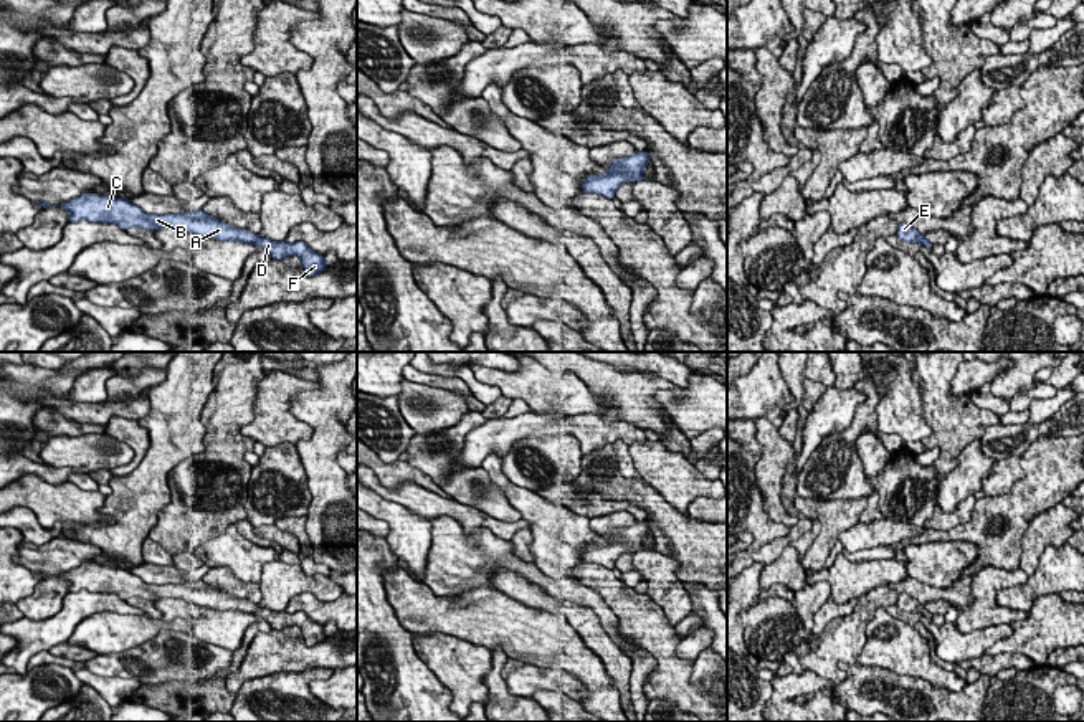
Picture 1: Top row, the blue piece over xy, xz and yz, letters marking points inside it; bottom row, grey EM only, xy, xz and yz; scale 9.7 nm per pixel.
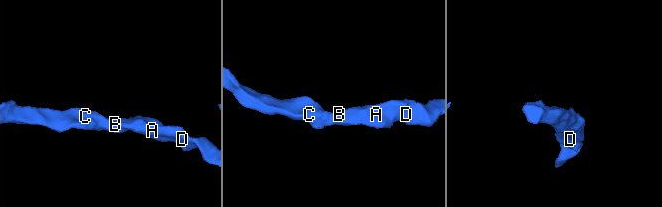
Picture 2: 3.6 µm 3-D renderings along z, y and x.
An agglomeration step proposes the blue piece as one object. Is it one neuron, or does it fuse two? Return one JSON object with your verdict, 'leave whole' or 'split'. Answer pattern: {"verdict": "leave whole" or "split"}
{"verdict": "leave whole"}

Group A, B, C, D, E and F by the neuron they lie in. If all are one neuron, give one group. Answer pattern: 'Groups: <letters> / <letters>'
Groups: A B C D E F

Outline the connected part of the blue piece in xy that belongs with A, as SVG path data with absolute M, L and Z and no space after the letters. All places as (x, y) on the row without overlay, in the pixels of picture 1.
M83 563L73 570L61 572L59 577L68 582L69 593L88 590L94 593L114 593L121 600L139 596L147 601L159 598L178 598L218 611L256 615L268 621L271 629L299 626L304 643L309 648L329 638L324 626L309 620L304 611L288 613L261 608L253 605L250 600L240 600L220 591L218 588L212 588L203 580L183 582L177 585L150 585L142 582L127 568L116 568L99 563Z

